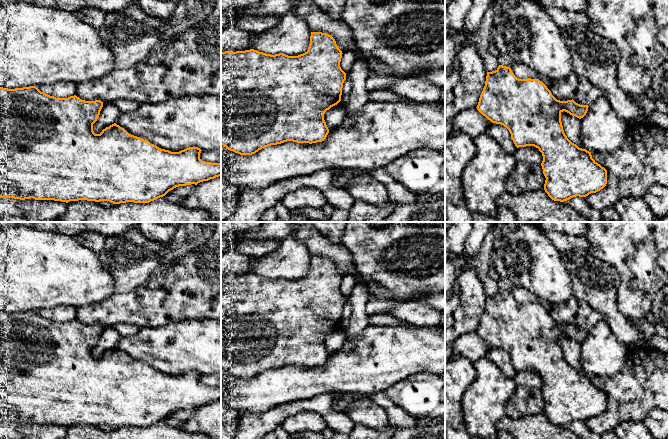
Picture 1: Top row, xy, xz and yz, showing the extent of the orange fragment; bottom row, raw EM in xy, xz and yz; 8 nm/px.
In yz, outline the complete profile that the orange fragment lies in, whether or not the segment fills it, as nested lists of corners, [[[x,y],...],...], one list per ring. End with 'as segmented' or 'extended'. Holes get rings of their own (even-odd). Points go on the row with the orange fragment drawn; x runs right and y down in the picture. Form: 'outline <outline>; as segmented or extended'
outline [[[499,65],[495,71],[487,72],[476,108],[492,123],[506,127],[517,148],[534,146],[539,149],[546,178],[544,190],[552,200],[564,202],[576,196],[586,197],[596,193],[607,184],[607,170],[592,158],[591,152],[579,148],[567,138],[561,122],[563,111],[581,119],[588,107],[573,99],[557,100],[539,79],[519,79],[510,67]]]; as segmented

